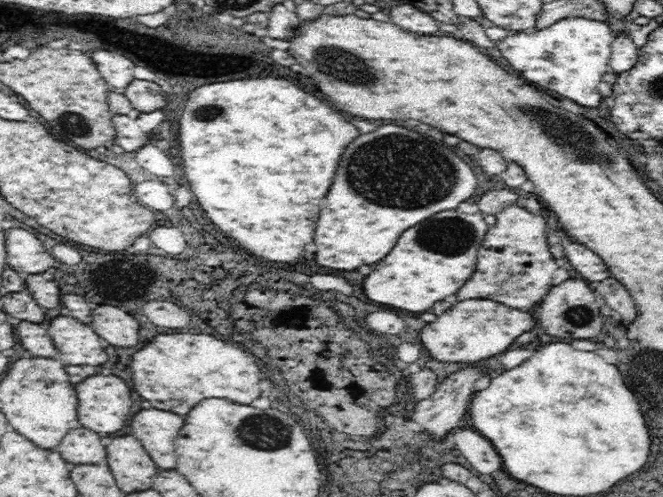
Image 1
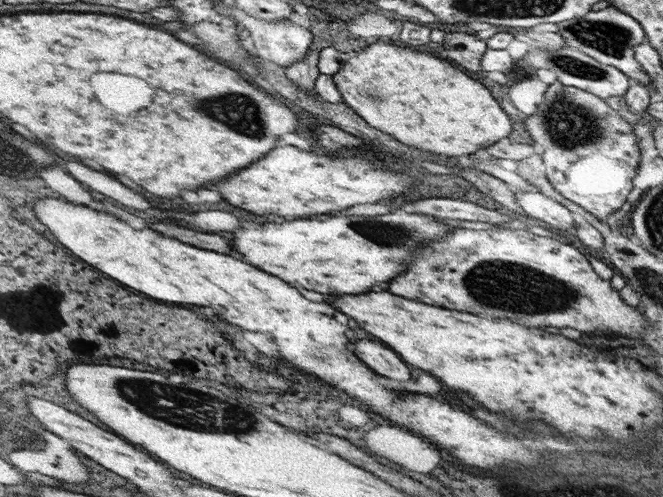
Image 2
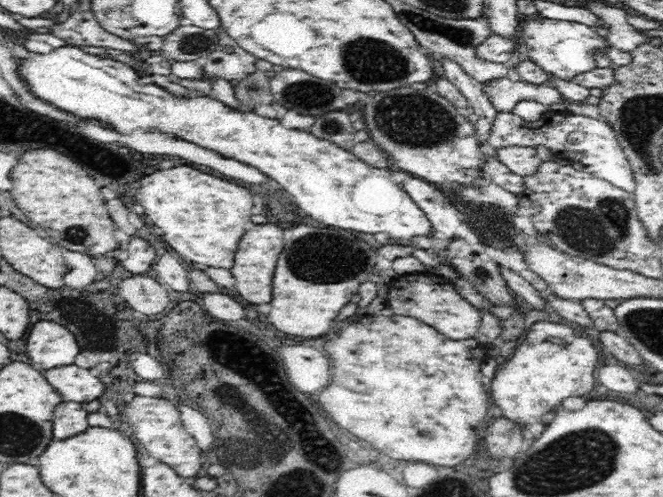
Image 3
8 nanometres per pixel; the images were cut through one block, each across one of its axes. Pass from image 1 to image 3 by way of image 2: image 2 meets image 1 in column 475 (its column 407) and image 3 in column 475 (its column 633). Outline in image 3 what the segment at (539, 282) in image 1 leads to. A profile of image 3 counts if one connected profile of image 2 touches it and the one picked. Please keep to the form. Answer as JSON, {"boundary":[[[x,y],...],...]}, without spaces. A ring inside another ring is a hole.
{"boundary":[[[422,272],[422,274],[404,274],[398,276],[388,284],[388,300],[386,306],[394,310],[396,316],[406,316],[420,320],[422,324],[434,328],[436,332],[442,332],[450,340],[470,340],[476,336],[476,332],[484,326],[486,318],[474,308],[470,302],[466,302],[454,286],[434,272]]]}

